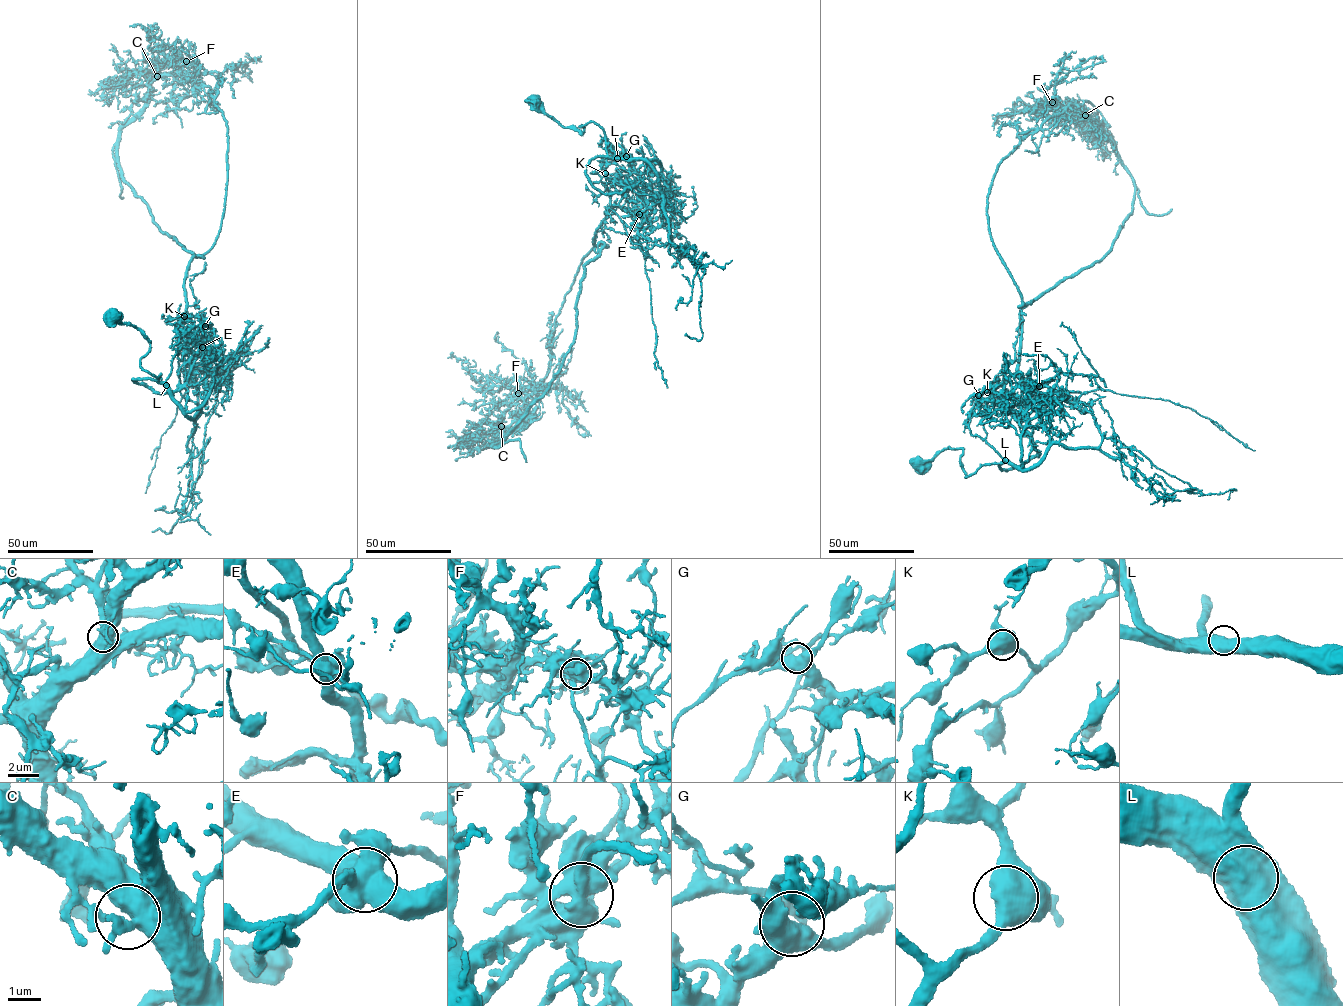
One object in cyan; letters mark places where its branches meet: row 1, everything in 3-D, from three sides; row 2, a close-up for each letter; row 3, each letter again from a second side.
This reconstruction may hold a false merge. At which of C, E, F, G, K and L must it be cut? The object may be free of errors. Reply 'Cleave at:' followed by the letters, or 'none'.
Cleave at: E

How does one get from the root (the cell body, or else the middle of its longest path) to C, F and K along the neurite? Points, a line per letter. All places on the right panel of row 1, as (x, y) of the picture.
C: (919, 463), (949, 447), (966, 477), (1027, 461), (1002, 408), (1027, 305), (987, 196), (1020, 139), (1085, 115)
F: (919, 463), (949, 447), (966, 477), (1027, 461), (1002, 408), (1027, 305), (987, 204), (1052, 102)
K: (919, 463), (949, 447), (966, 477), (1023, 467), (1030, 436), (1001, 386), (987, 392)

